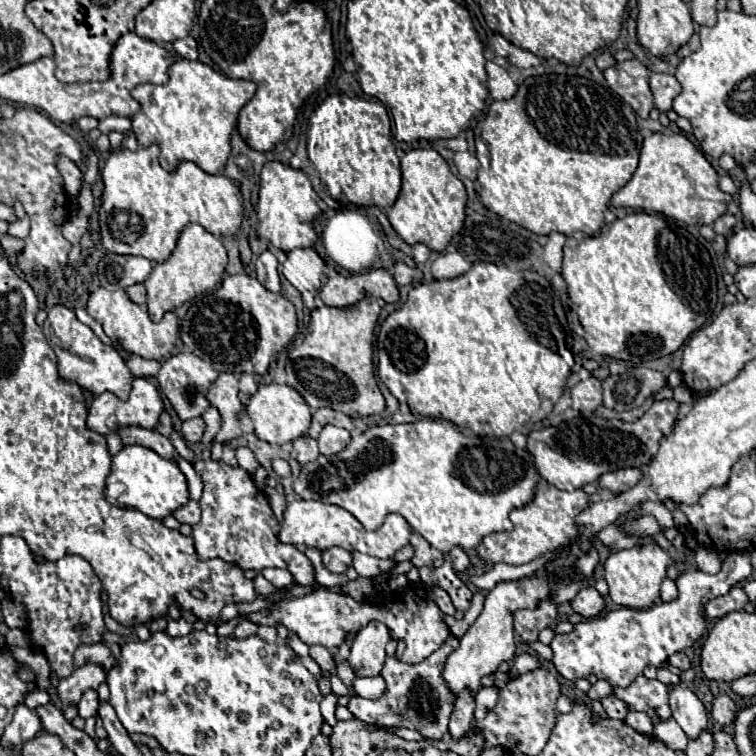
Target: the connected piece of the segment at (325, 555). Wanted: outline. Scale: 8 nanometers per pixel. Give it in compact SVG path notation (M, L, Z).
M338 546L324 550L322 552L322 564L326 570L336 572L336 574L344 574L348 566L352 566L352 554L348 550L342 550Z

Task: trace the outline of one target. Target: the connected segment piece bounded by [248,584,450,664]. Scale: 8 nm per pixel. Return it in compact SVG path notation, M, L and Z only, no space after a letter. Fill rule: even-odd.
M412 584L402 592L394 592L388 600L368 598L366 602L358 602L350 594L336 594L328 588L318 588L302 598L280 600L272 612L262 610L248 614L248 618L266 626L276 626L280 622L304 644L320 644L326 648L338 648L350 634L358 634L358 630L364 628L370 620L380 620L388 626L392 640L402 640L406 644L402 652L402 660L406 664L420 664L422 660L426 660L434 650L438 650L438 646L442 646L442 642L446 642L450 634L442 610L434 600L428 598L426 588L420 584Z

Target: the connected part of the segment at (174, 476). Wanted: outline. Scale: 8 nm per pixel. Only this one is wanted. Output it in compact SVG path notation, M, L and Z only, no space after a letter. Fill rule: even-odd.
M124 446L114 458L112 458L112 474L106 480L106 486L122 482L126 486L126 490L116 496L114 500L108 498L114 506L120 508L134 508L140 510L142 514L146 514L148 518L154 520L164 520L166 516L170 516L174 510L182 508L188 502L188 486L186 486L186 478L180 472L178 464L172 460L166 460L162 456L158 456L154 450L144 448L144 446Z

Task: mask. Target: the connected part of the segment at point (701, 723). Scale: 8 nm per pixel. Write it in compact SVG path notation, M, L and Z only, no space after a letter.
M678 684L672 688L670 708L674 720L680 724L688 740L696 740L704 730L708 730L708 712L688 686Z

